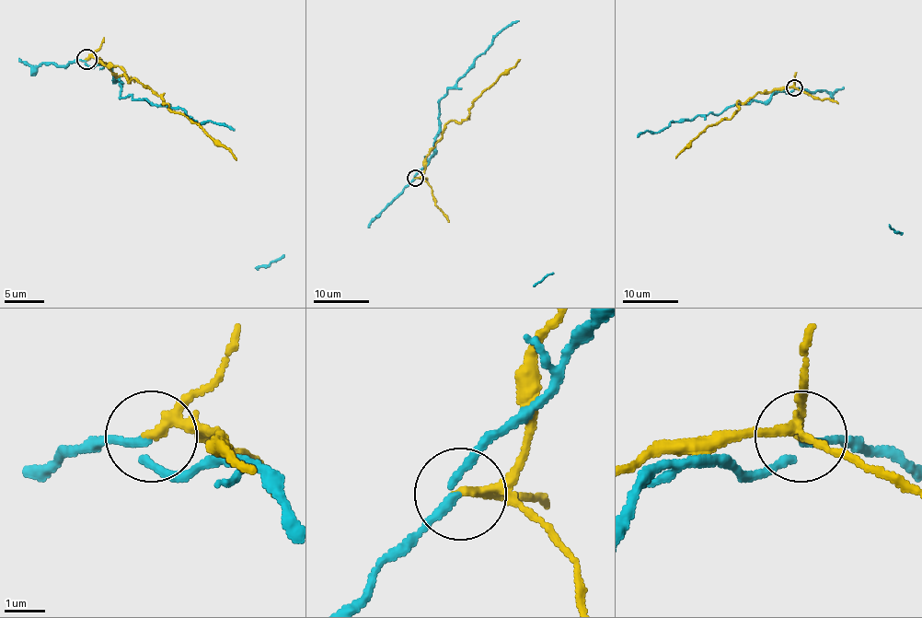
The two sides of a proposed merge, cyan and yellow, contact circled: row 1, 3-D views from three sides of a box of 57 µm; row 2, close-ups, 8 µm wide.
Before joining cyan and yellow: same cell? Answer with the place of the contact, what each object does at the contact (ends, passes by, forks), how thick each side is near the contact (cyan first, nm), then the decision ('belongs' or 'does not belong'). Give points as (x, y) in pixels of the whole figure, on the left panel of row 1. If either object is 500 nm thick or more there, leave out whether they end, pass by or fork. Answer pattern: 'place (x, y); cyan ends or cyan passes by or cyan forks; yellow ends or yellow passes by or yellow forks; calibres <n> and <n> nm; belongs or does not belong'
place (86, 59); cyan passes by; yellow passes by; calibres 170 and 190 nm; does not belong

